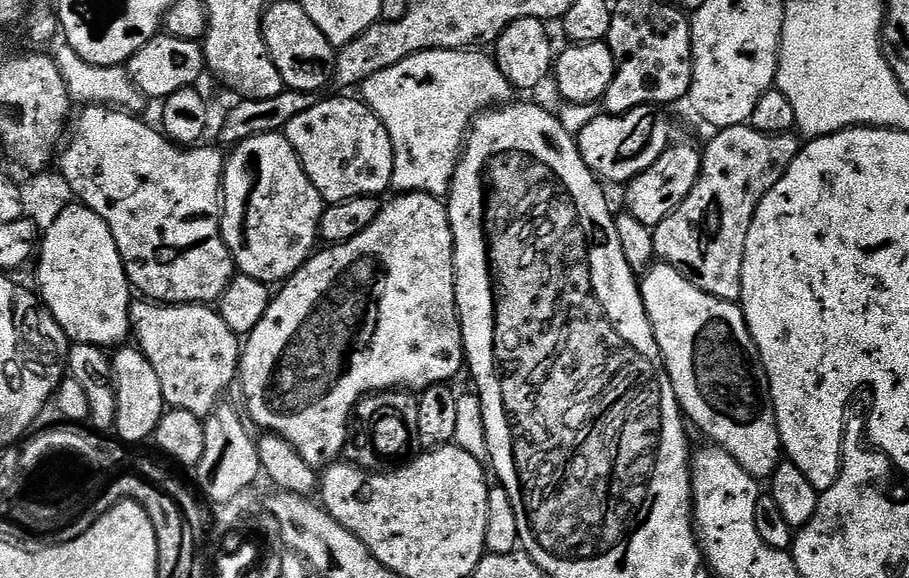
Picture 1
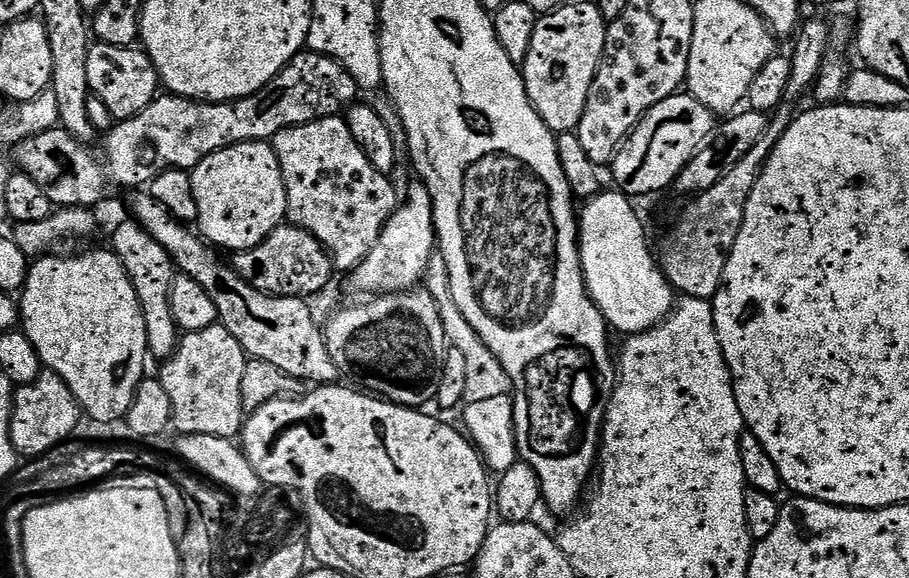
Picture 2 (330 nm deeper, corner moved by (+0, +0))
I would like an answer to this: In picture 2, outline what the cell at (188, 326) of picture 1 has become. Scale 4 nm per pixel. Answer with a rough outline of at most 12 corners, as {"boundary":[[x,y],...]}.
{"boundary":[[125,218],[112,232],[146,322],[148,355],[167,362],[181,331],[170,314],[178,269]]}

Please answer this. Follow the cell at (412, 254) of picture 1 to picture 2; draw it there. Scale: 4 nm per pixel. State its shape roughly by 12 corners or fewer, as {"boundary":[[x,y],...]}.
{"boundary":[[416,178],[350,273],[364,294],[406,292],[438,248]]}

